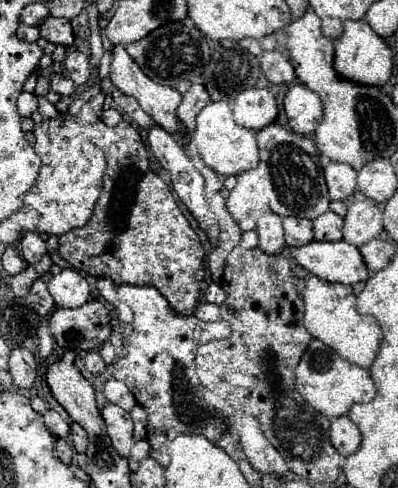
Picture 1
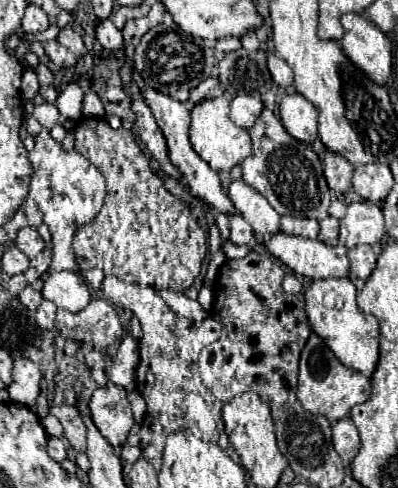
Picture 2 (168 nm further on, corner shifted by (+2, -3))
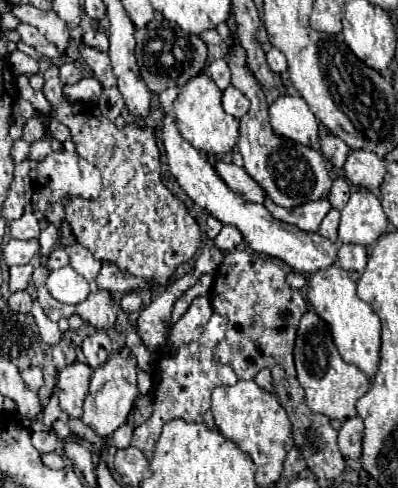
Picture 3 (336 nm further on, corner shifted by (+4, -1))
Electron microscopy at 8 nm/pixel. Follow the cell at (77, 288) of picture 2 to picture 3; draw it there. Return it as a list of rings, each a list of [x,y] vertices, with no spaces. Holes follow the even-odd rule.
[[[70,265],[58,271],[52,271],[46,281],[46,287],[56,301],[66,303],[66,305],[78,305],[90,293],[88,281],[78,271],[74,271]]]

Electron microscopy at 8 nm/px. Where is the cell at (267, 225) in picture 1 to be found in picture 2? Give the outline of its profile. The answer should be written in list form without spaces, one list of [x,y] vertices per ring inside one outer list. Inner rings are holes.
[[[234,181],[228,187],[228,197],[254,229],[256,243],[264,245],[272,235],[280,233],[280,215],[254,189],[244,185],[242,181]]]

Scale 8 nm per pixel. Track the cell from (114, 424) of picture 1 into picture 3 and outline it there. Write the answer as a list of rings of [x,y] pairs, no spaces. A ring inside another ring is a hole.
[[[122,345],[104,365],[100,365],[96,369],[96,373],[92,375],[92,381],[90,381],[90,391],[84,401],[84,413],[82,413],[82,421],[94,433],[108,437],[108,435],[112,435],[112,431],[116,431],[120,425],[126,423],[128,413],[132,411],[134,401],[140,395],[136,375],[138,375],[136,357],[128,345]]]

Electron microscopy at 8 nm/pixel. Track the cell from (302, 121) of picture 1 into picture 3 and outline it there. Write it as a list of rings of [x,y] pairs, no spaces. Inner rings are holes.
[[[280,95],[268,109],[272,131],[300,145],[312,145],[318,139],[318,121],[300,95]]]

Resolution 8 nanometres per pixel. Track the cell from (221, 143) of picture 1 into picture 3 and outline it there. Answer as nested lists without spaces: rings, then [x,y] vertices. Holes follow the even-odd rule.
[[[202,69],[196,77],[186,81],[186,85],[180,89],[180,95],[174,101],[174,117],[182,137],[204,155],[214,155],[214,157],[232,151],[236,147],[236,137],[238,137],[238,121],[222,109],[220,97],[222,91],[208,77],[206,69]]]

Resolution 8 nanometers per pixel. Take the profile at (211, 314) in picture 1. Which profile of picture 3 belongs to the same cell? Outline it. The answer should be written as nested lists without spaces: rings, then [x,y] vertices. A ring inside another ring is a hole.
[[[110,261],[102,263],[102,267],[100,267],[94,283],[96,283],[98,289],[120,291],[120,293],[126,293],[126,291],[132,291],[132,289],[148,289],[148,287],[152,287],[152,283],[146,283],[146,281],[142,281],[138,277],[132,277],[130,273],[120,271]]]

